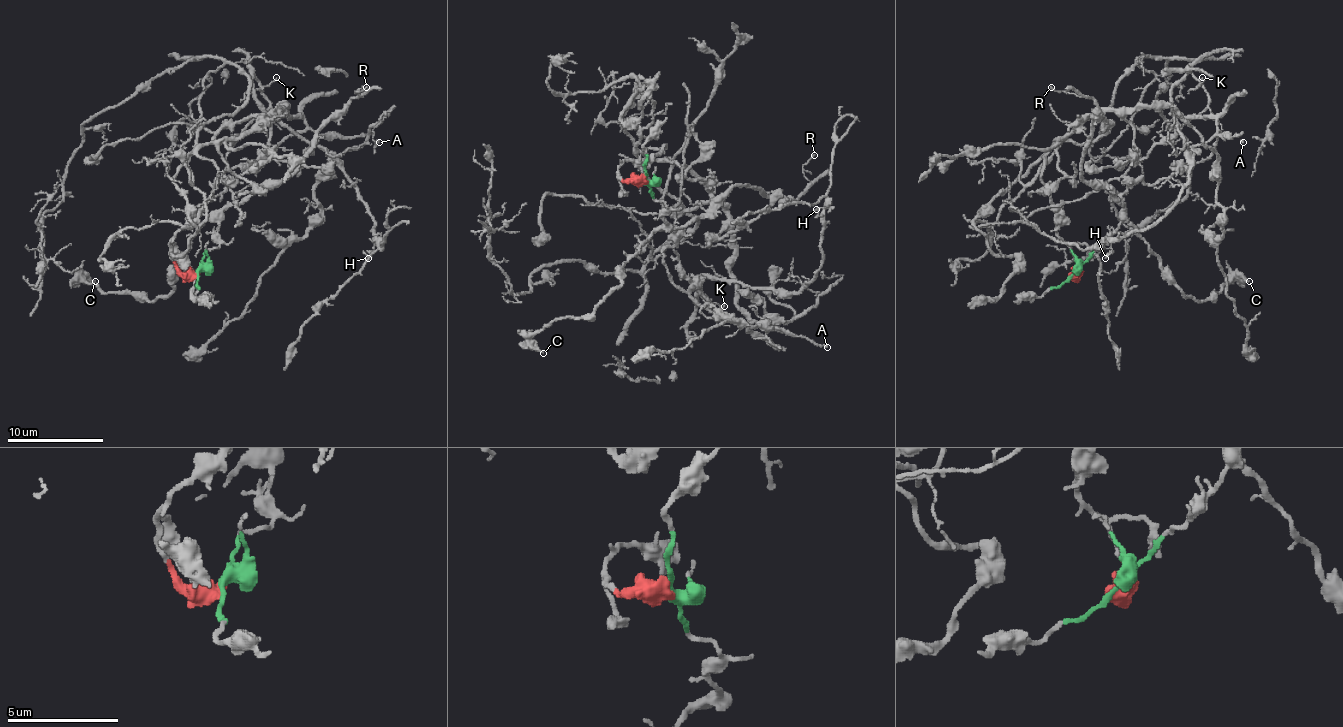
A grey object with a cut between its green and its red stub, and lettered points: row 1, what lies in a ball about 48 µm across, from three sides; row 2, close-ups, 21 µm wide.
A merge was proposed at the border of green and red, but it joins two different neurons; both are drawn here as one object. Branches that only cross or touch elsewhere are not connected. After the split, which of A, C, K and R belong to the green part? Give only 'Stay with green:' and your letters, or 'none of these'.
Stay with green: C, R

